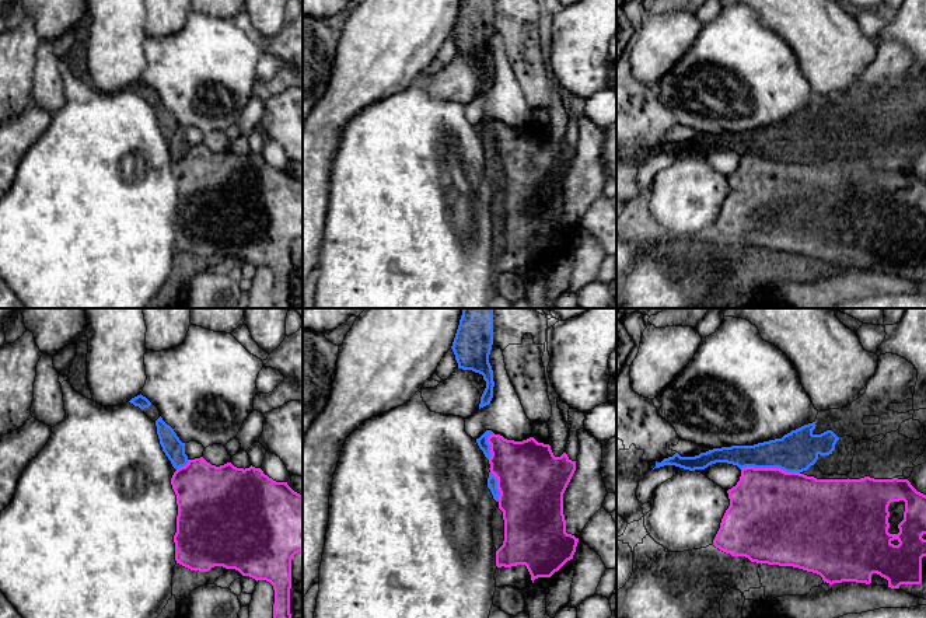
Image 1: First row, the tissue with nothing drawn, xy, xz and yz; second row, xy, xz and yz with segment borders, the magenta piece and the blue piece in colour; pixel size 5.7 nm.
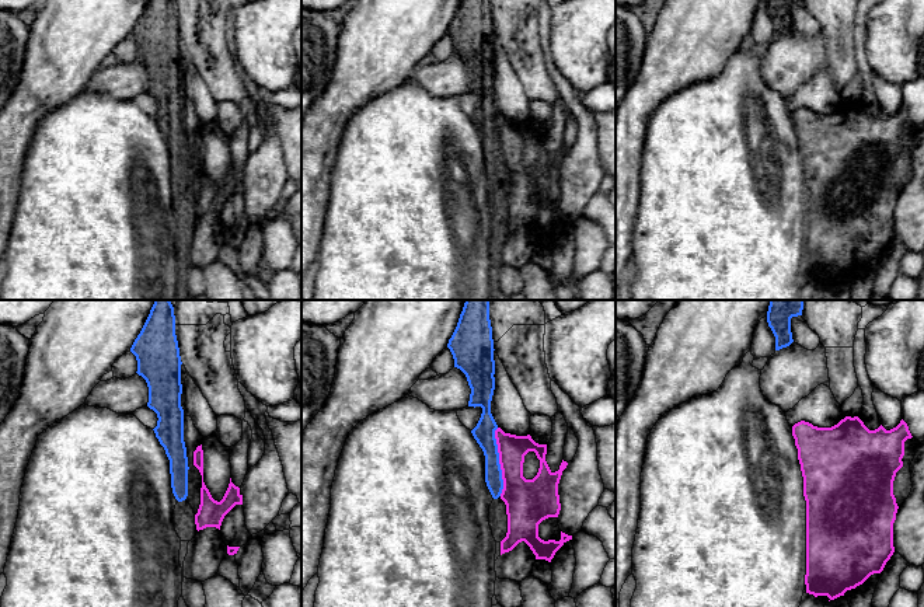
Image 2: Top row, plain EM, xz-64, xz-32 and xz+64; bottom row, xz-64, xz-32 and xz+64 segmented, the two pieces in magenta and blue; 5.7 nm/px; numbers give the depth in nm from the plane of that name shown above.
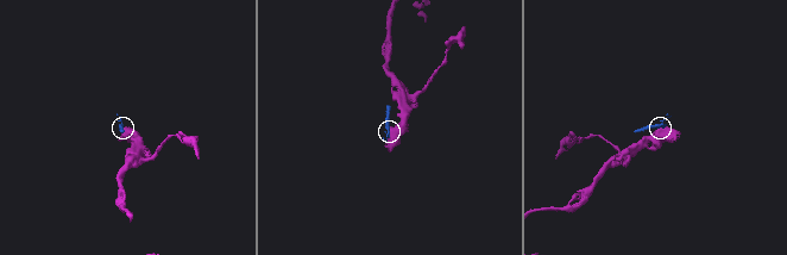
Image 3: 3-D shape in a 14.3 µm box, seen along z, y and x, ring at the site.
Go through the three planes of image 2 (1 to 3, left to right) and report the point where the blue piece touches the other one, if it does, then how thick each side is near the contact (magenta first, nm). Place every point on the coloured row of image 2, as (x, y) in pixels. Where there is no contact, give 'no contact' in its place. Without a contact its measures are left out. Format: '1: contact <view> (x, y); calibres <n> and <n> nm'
1: no contact
2: contact xz-32 (499, 461); calibres 220 and 120 nm
3: no contact

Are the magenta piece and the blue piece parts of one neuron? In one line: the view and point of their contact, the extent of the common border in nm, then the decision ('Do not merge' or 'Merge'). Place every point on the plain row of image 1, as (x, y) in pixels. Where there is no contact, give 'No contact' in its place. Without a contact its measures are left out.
Touches magenta at yz (771, 154). Shared border 340 nm. Do not merge

